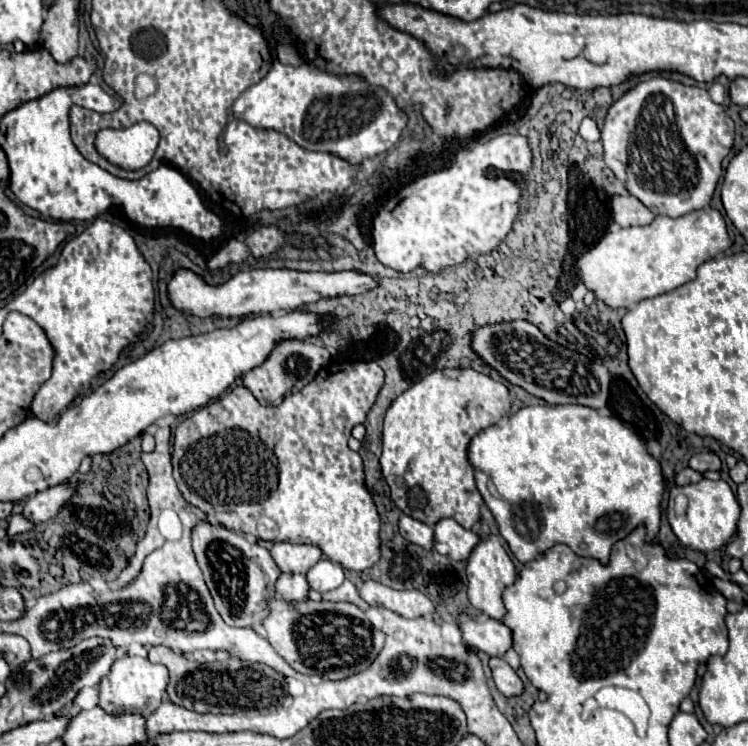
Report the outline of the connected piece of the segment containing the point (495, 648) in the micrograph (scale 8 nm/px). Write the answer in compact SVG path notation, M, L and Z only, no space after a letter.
M458 614L458 626L466 646L486 652L488 656L504 656L512 644L510 630L498 620L478 622L470 614Z

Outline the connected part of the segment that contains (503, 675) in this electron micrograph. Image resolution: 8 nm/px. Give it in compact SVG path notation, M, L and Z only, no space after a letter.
M492 658L490 660L490 668L492 668L492 676L494 676L494 682L496 682L496 688L504 696L512 698L512 696L522 696L524 694L524 682L516 674L516 670L512 670L502 658Z

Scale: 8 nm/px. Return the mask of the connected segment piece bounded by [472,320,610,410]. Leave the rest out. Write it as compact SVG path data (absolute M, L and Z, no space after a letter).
M516 320L492 324L476 330L472 338L472 350L480 354L484 362L494 366L500 376L512 384L524 388L532 396L546 400L548 404L582 404L590 408L604 408L610 392L610 374L582 354L576 354L568 348L562 348L550 342L534 324Z

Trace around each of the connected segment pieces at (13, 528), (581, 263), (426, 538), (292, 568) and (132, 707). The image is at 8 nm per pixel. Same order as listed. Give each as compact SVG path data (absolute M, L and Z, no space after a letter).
M14 514L14 520L8 520L8 528L6 528L6 532L8 532L8 536L16 536L16 534L20 534L20 532L30 530L32 526L34 526L32 522L28 522L26 518L22 518L20 514Z
M696 210L680 218L656 216L648 226L620 228L611 223L602 239L578 256L574 268L578 282L596 294L610 308L630 308L632 304L676 290L696 278L696 268L730 248L724 218L718 210Z
M400 516L400 534L412 542L412 544L418 544L426 550L432 550L432 542L434 542L434 530L428 528L428 524L420 522L420 520L414 520L410 516Z
M276 542L270 550L270 556L282 572L306 574L322 558L322 550L308 544Z
M124 656L112 664L112 670L102 678L100 690L100 706L110 714L122 712L138 712L150 716L162 702L168 686L168 670L160 664L152 664L148 658L140 656Z

